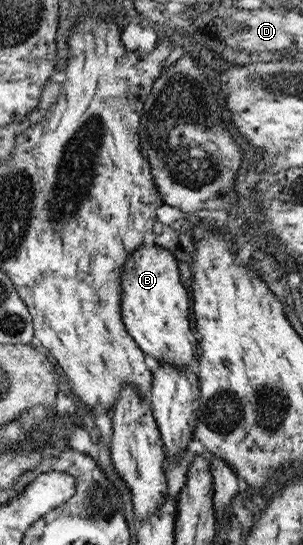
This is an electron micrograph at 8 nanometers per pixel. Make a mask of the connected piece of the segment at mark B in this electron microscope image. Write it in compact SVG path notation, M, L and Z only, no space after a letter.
M143 243L124 263L120 278L122 321L143 353L163 365L195 370L199 342L191 334L189 294L179 276L177 262L167 249Z

